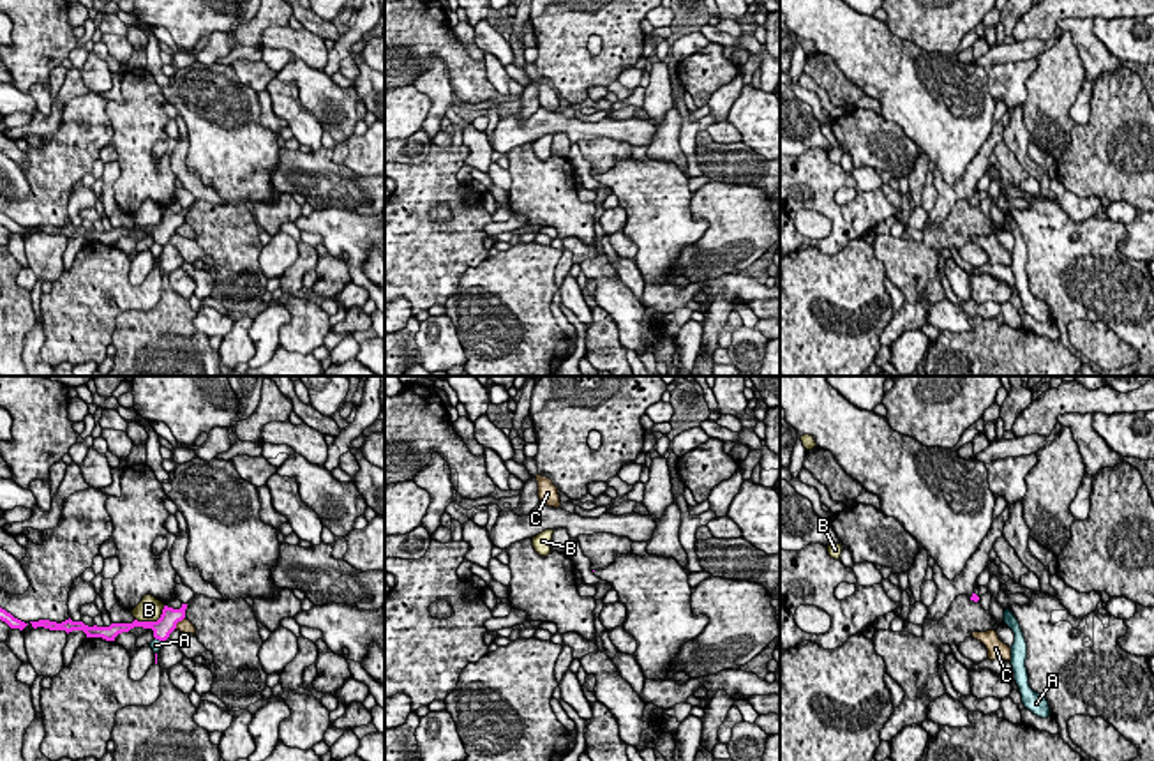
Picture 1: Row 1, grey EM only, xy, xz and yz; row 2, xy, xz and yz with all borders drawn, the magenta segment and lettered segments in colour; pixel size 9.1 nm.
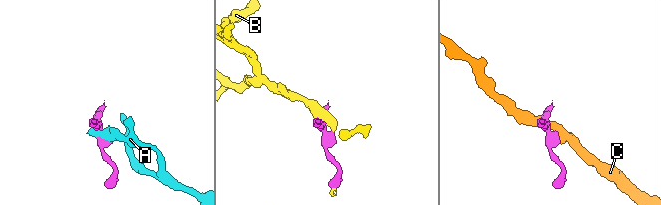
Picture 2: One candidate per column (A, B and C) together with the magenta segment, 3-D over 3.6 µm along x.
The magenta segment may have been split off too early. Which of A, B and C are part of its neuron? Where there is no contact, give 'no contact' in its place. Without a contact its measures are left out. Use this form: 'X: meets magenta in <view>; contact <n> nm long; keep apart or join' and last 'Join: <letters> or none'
A: meets magenta in xy; contact 90 nm long; keep apart
B: meets magenta in xy; contact 300 nm long; keep apart
C: meets magenta in xy; contact 140 nm long; keep apart
Join: none

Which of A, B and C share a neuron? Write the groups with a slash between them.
A / B / C

